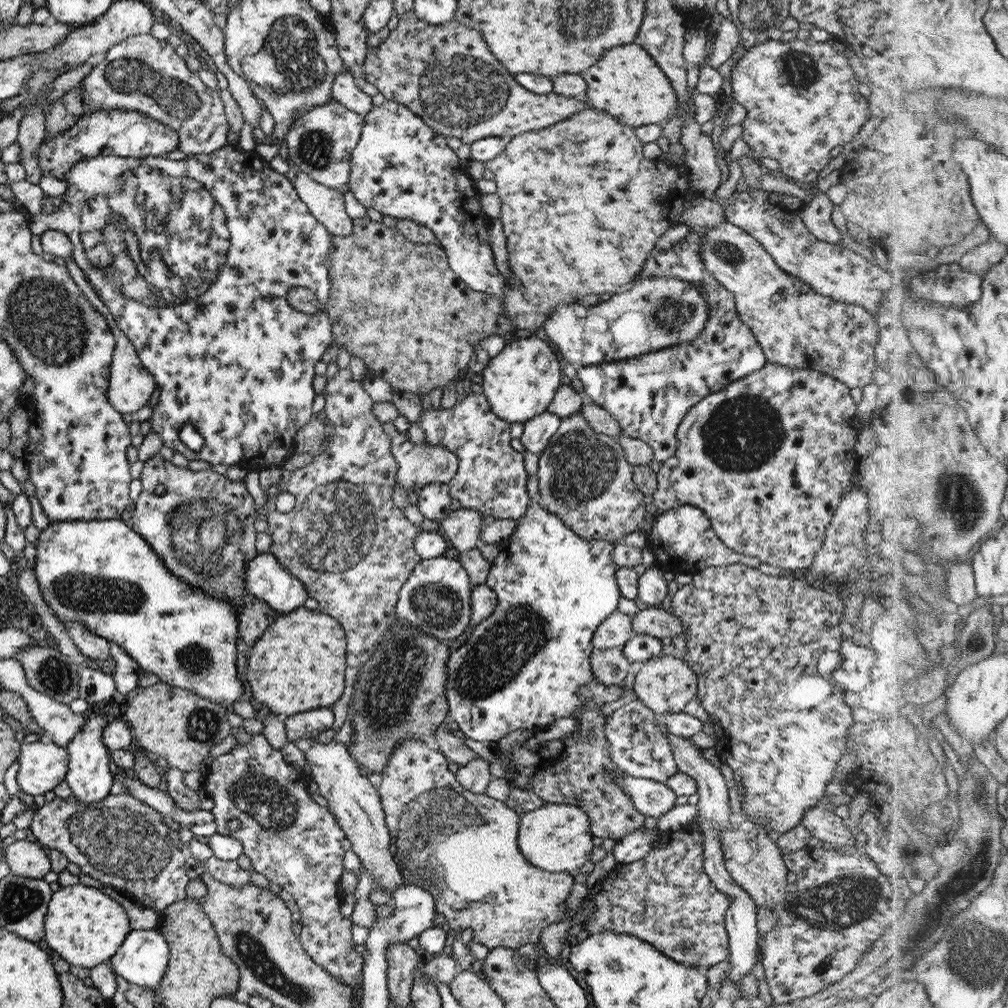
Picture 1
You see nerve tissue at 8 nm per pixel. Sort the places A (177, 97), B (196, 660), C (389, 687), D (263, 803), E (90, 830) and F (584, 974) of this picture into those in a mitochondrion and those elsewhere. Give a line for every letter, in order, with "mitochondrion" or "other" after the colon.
A: mitochondrion
B: mitochondrion
C: mitochondrion
D: mitochondrion
E: mitochondrion
F: other

